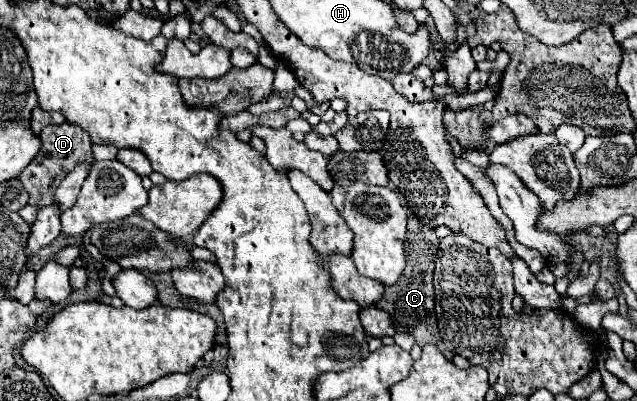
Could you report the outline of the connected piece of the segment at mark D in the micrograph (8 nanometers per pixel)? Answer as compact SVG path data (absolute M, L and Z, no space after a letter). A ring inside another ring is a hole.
M63 122L63 124L49 124L41 130L41 140L43 146L37 152L37 156L33 158L33 162L29 162L29 166L25 166L25 170L21 172L19 180L25 186L25 190L29 192L29 204L35 206L51 206L53 204L53 194L55 188L59 186L59 182L65 178L65 174L69 174L69 170L73 170L73 166L77 162L91 162L93 154L91 154L91 138L89 134L71 122Z

